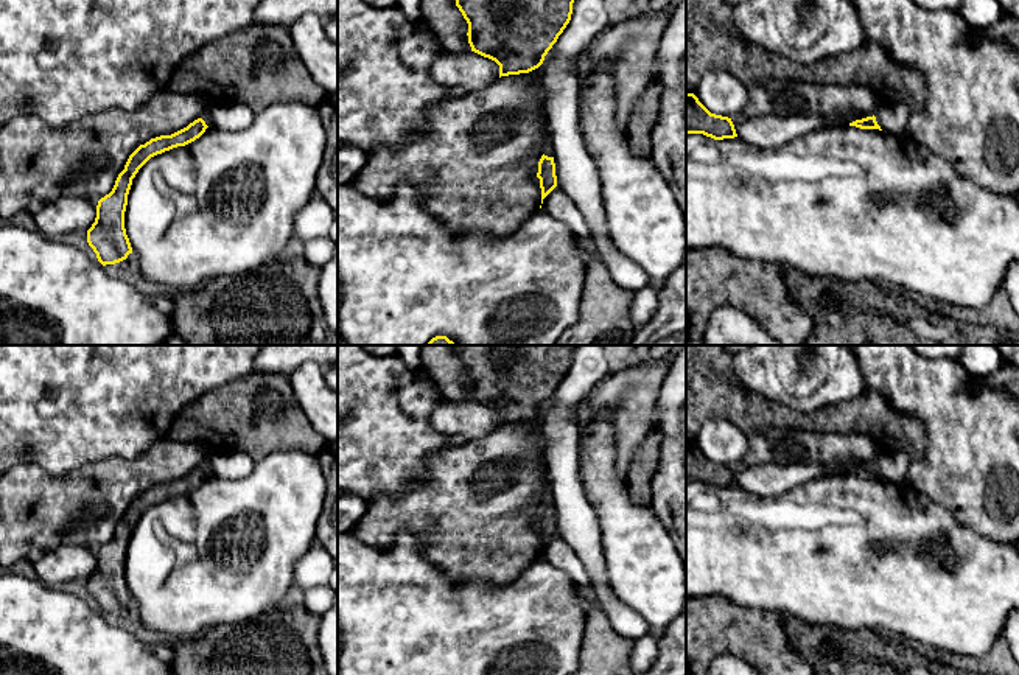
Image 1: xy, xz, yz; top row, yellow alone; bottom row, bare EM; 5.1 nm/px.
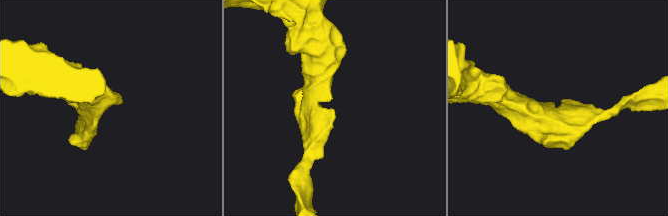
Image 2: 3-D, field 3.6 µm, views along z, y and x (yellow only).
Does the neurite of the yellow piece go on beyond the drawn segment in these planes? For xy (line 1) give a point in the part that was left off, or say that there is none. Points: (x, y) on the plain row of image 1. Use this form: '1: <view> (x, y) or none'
1: none

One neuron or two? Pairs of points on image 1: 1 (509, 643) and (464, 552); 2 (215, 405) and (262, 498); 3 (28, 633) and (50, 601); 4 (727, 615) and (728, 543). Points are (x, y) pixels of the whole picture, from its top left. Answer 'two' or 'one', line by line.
1: two
2: two
3: one
4: two

